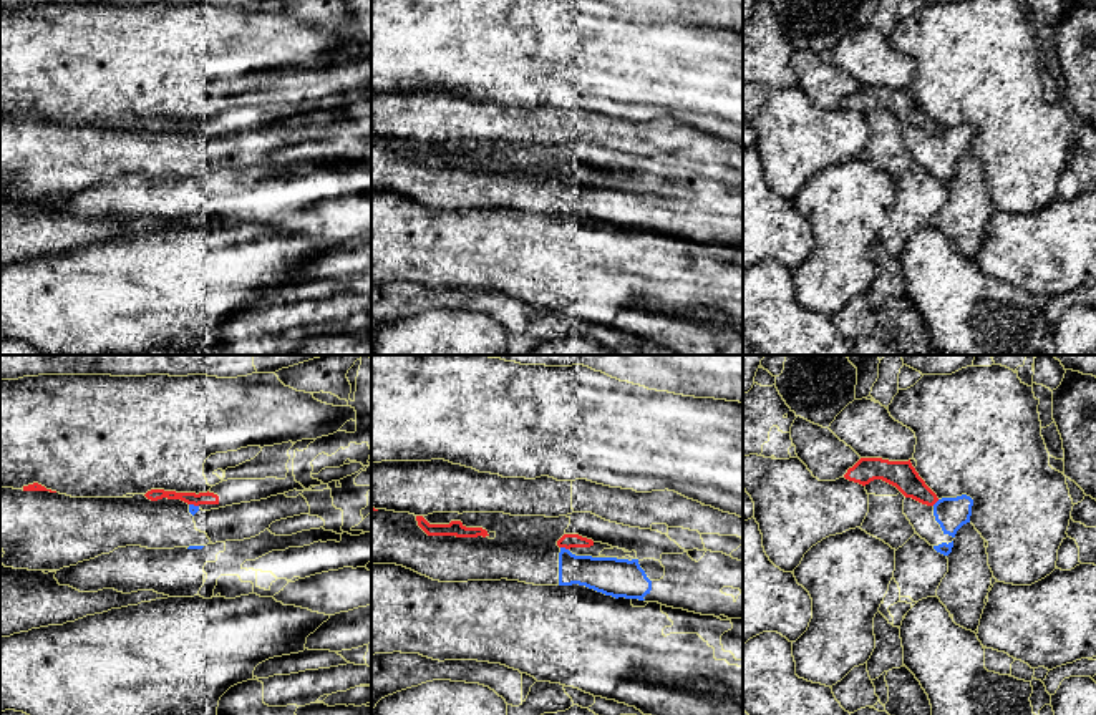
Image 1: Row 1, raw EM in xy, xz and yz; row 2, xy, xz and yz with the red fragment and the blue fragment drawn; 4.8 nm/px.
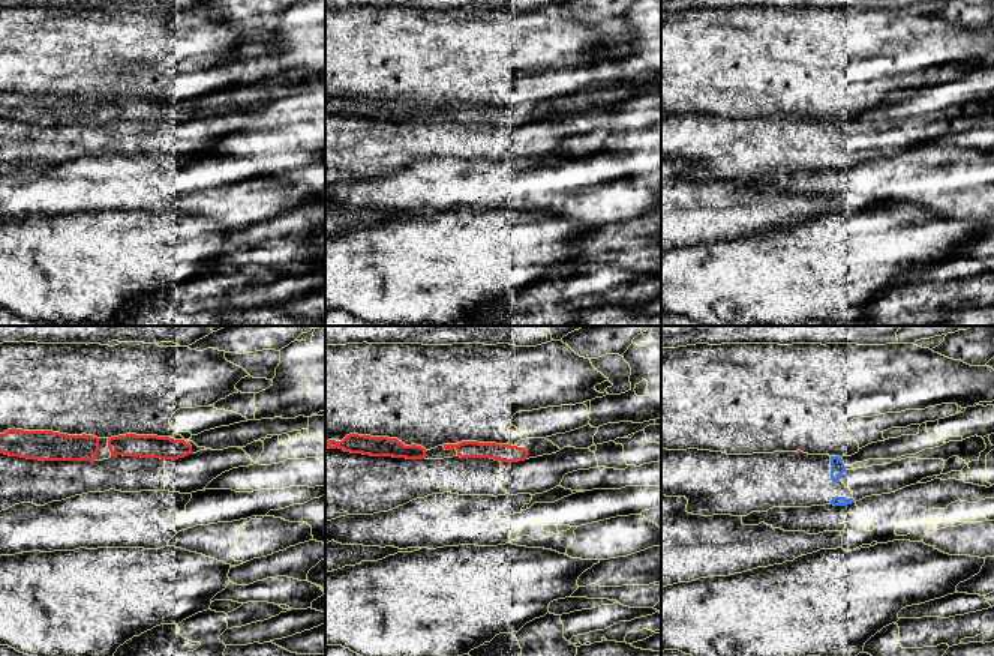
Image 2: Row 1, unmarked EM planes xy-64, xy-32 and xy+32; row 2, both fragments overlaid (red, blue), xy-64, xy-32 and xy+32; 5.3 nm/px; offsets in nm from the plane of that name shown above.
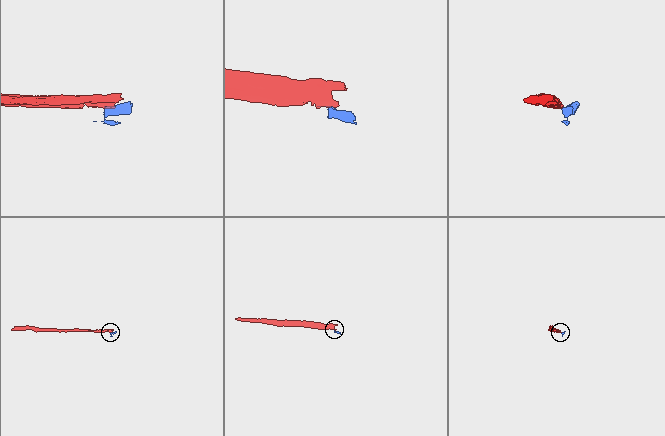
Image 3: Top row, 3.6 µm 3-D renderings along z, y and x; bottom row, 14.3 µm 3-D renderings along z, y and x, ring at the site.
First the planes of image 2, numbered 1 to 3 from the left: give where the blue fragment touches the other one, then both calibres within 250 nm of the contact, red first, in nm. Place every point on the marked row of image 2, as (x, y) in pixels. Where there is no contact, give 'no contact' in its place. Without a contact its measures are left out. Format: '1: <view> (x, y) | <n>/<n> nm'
1: no contact
2: no contact
3: no contact

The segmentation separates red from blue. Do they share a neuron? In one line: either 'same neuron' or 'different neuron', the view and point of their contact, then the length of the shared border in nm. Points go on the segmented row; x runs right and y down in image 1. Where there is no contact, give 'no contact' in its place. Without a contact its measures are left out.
different neuron; meets red in xz at (564, 546); contact 40 nm long

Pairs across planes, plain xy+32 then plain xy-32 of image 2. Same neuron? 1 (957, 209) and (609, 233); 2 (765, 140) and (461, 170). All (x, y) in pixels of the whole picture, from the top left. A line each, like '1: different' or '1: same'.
1: different
2: different

